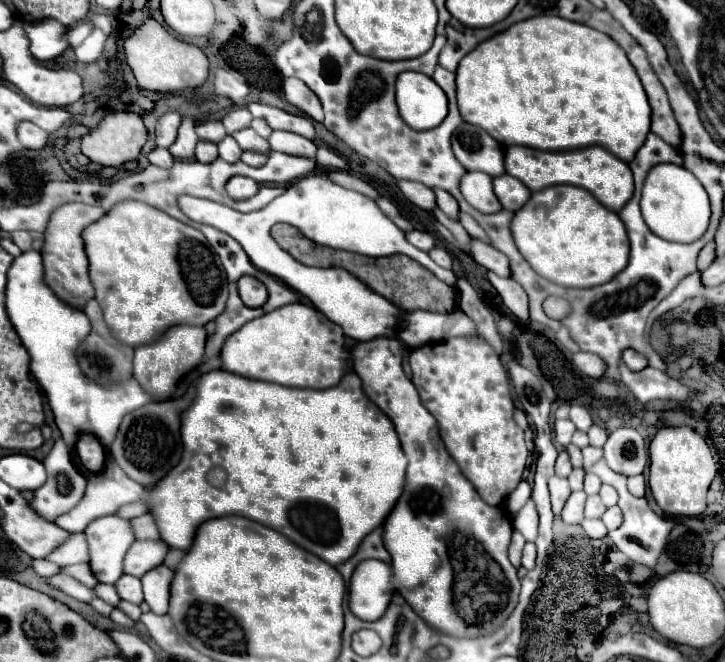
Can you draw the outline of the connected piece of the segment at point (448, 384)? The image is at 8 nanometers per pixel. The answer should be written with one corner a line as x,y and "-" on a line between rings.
449,338
445,342
433,342
411,350
409,366
421,404
435,416
445,448
459,464
461,474
473,484
483,502
489,506
501,506
521,482
529,452
525,448
523,430
513,420
515,404
509,392
509,376
505,366
501,366
499,356
483,338

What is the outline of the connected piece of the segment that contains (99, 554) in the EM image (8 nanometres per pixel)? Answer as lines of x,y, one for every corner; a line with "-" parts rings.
103,516
85,528
89,544
89,568
101,584
115,584
123,574
123,556
131,542
133,530
127,520

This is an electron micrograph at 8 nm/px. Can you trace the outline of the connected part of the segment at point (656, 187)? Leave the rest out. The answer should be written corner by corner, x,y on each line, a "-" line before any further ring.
657,164
649,170
643,182
641,214
649,230
669,242
695,242
699,240
709,224
709,198
703,184
683,166

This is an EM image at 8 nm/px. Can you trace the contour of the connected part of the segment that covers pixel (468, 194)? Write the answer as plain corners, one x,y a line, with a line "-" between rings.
467,172
461,178
461,194
475,210
483,214
501,210
501,204
491,188
491,176
487,176
485,172

